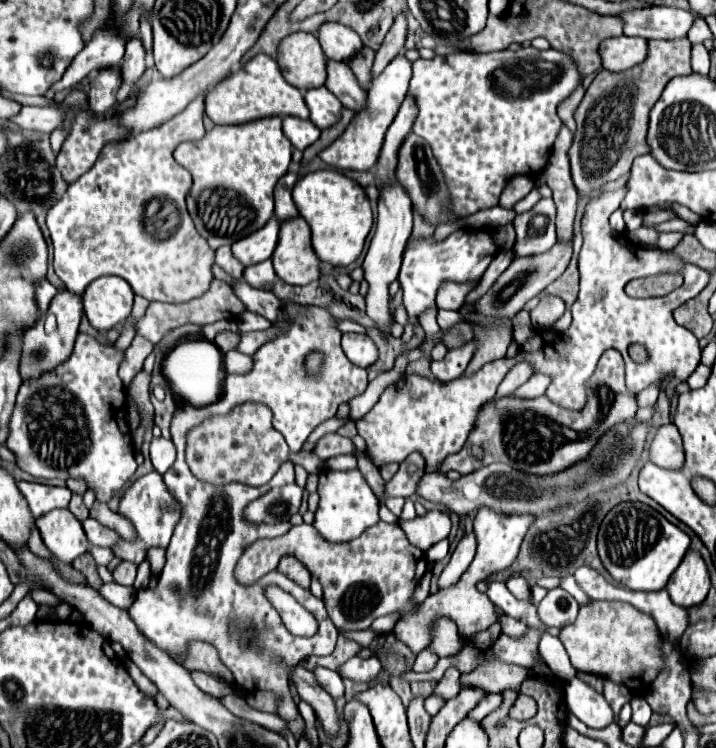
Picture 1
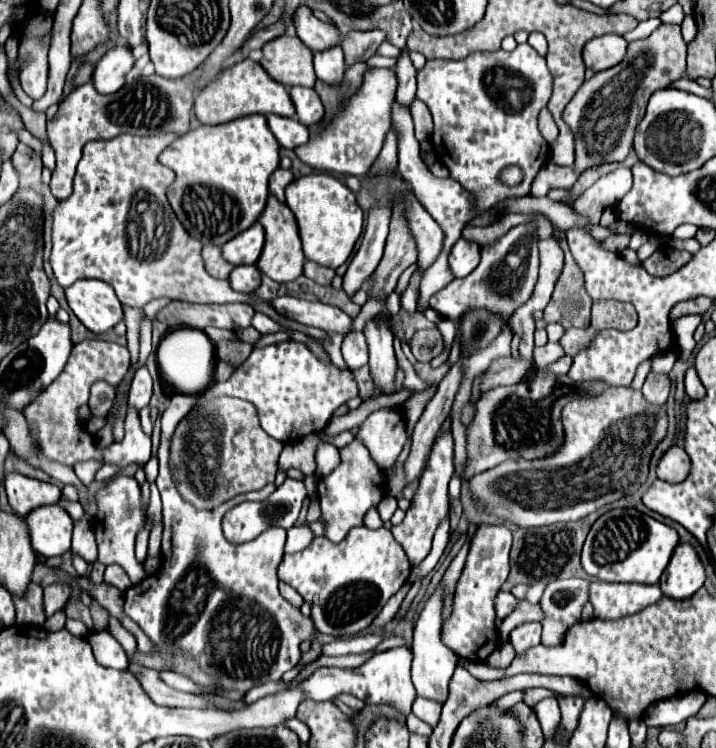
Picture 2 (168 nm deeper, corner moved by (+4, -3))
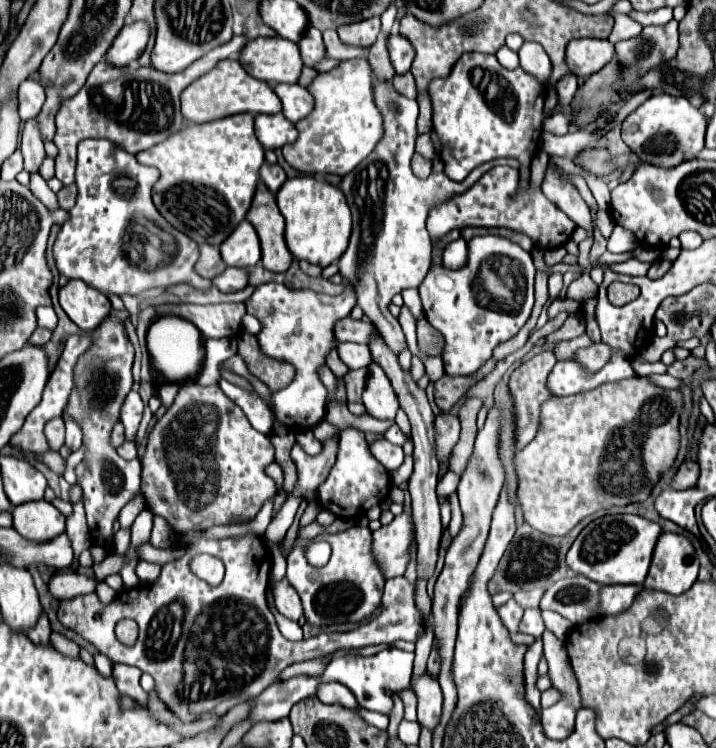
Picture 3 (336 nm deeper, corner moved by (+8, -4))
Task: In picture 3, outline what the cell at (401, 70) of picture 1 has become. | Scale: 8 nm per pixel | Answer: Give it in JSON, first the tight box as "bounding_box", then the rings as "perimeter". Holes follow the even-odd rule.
{"bounding_box":[282,58,382,174],"perimeter":[[[364,58],[344,60],[330,72],[318,74],[308,92],[314,96],[314,110],[296,124],[298,138],[282,148],[284,160],[304,174],[338,174],[352,172],[382,138],[382,116],[372,96],[370,64]]]}

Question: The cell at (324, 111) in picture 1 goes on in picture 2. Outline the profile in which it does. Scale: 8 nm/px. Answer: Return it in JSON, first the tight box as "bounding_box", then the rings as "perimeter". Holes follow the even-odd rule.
{"bounding_box":[290,87,324,127],"perimeter":[[[292,87],[290,89],[290,97],[294,101],[296,107],[296,119],[300,123],[304,123],[306,127],[316,125],[322,121],[324,117],[324,105],[318,97],[318,93],[314,89],[306,89],[306,87]]]}

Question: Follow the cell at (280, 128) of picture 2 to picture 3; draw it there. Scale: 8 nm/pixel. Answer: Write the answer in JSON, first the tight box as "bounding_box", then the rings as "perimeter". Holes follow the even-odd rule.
{"bounding_box":[254,114,298,150],"perimeter":[[[258,114],[254,118],[254,130],[258,136],[258,142],[266,150],[282,148],[284,144],[290,144],[296,140],[298,132],[290,120],[284,120],[284,116],[278,114]]]}

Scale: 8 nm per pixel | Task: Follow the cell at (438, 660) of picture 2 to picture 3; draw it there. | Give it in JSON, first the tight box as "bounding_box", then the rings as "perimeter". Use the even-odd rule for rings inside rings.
{"bounding_box":[414,674,442,732],"perimeter":[[[424,674],[414,682],[414,692],[418,696],[418,724],[434,732],[436,724],[440,724],[442,712],[440,684],[432,680],[428,674]]]}

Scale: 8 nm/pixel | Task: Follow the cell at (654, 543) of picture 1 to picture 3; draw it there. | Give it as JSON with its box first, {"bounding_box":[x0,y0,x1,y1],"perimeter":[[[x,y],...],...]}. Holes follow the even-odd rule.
{"bounding_box":[568,514,660,584],"perimeter":[[[634,514],[604,516],[590,522],[568,550],[568,568],[598,584],[642,584],[652,560],[652,550],[660,536],[656,522]]]}

